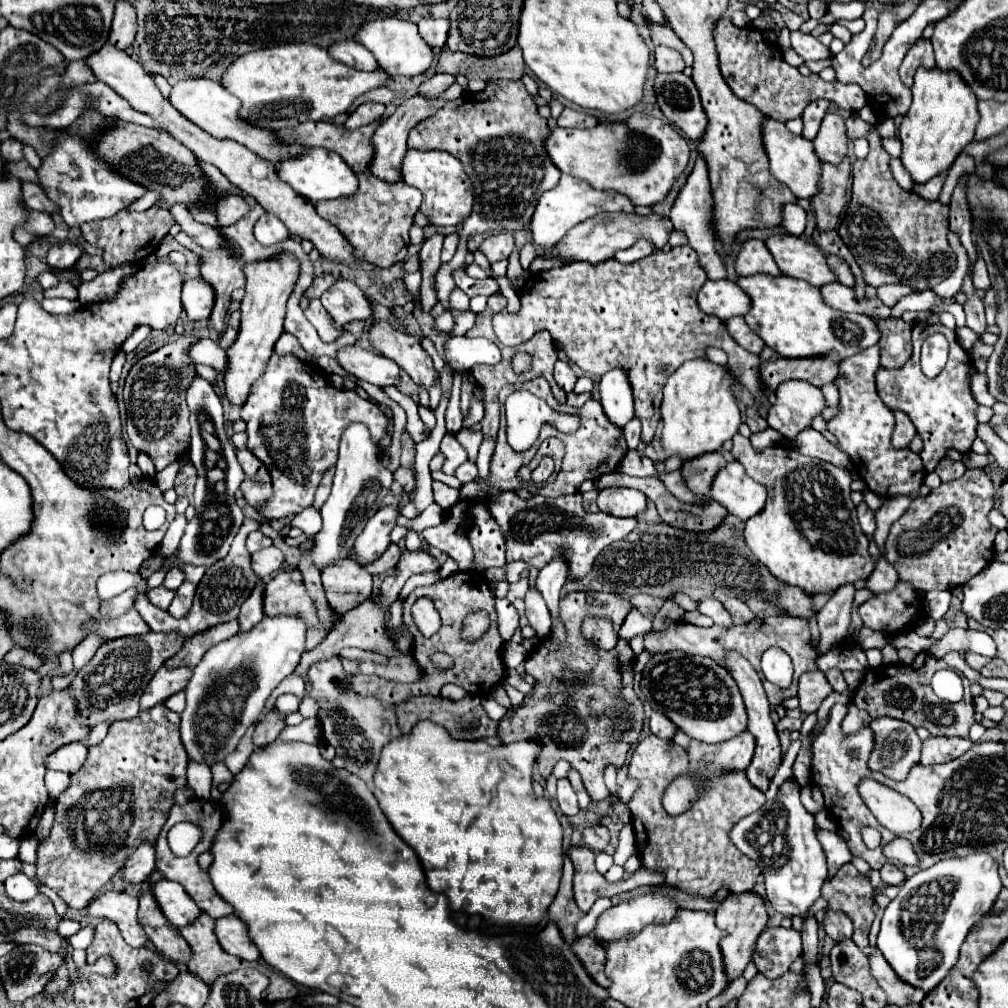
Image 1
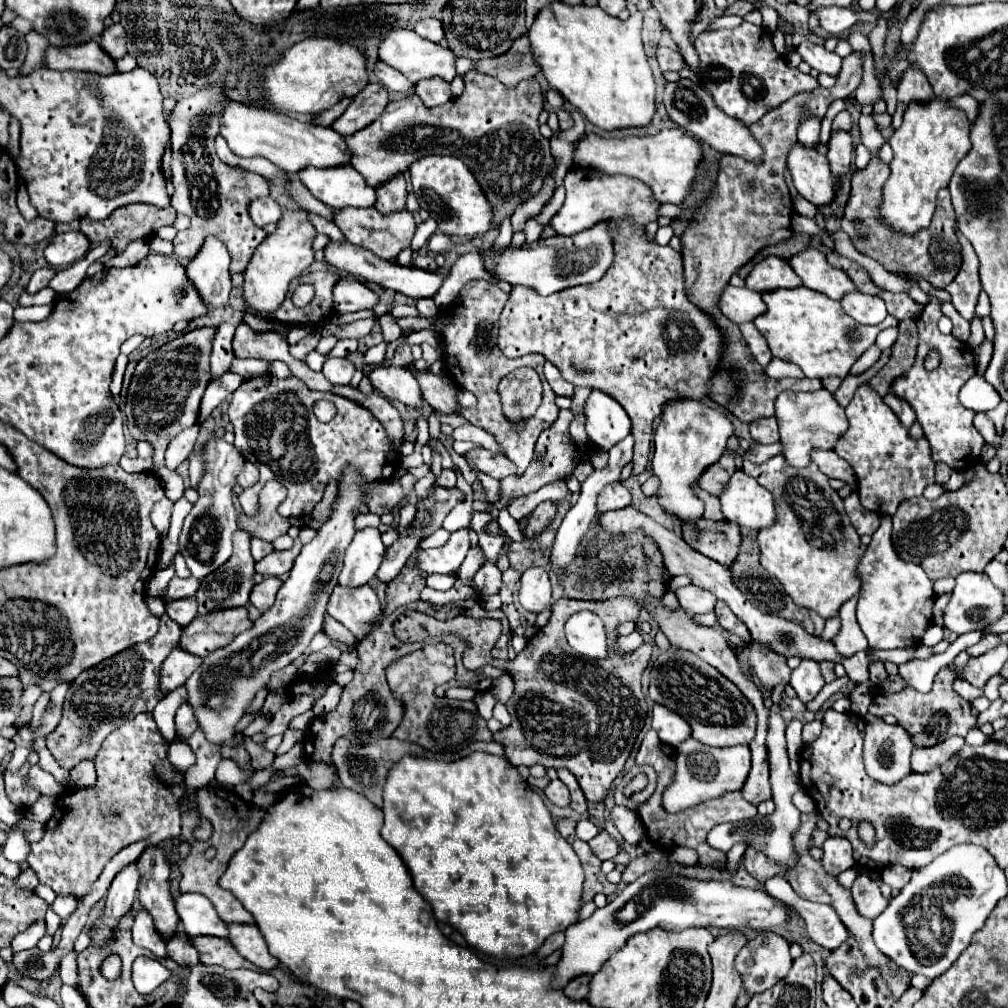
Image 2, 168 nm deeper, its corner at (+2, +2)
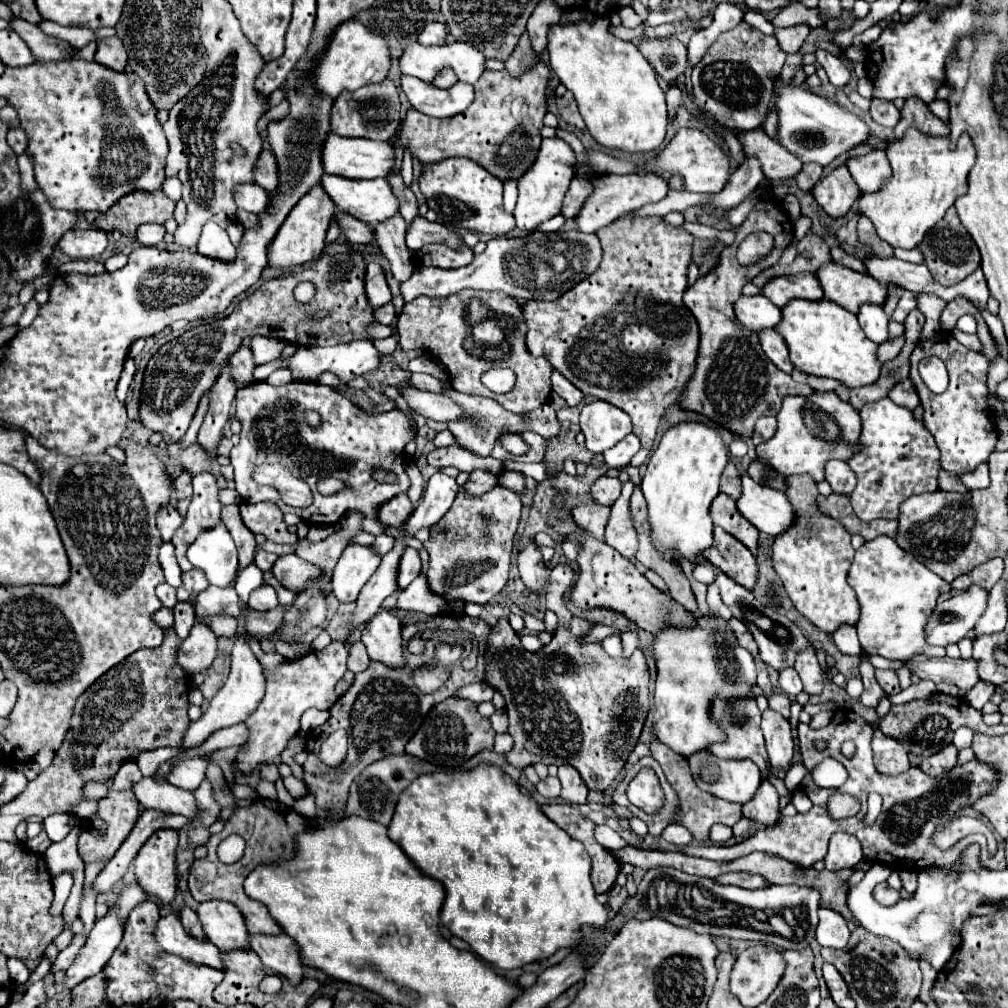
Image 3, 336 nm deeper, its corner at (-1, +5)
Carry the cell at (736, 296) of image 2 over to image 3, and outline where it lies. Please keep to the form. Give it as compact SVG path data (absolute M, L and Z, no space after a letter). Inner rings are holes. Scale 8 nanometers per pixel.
M742 295L734 303L734 313L736 313L736 319L746 329L752 329L752 331L772 329L782 319L780 309L764 295L752 295L752 297Z

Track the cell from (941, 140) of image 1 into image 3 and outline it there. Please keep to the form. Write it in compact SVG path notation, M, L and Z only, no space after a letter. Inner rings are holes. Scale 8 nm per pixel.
M910 133L906 141L888 141L886 145L888 161L892 167L890 179L878 189L878 193L864 193L860 197L860 213L864 213L876 227L876 233L880 235L882 241L890 243L892 247L902 247L902 249L914 249L926 235L928 229L932 229L948 211L948 207L954 205L954 201L966 193L966 177L968 171L974 165L976 151L972 141L962 133L958 139L954 151L950 149L950 137L922 137L922 133Z

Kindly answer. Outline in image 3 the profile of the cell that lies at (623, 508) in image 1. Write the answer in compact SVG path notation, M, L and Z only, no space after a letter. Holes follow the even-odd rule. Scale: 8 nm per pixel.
M602 475L602 477L598 477L596 483L592 485L590 493L592 493L592 497L594 497L600 505L610 507L610 505L614 505L614 501L620 497L620 487L622 487L620 479Z

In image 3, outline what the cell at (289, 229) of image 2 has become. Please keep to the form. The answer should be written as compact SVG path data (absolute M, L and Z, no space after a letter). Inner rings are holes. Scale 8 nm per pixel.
M320 185L310 189L310 193L306 193L292 207L286 221L278 229L276 237L272 239L272 243L266 251L268 253L268 267L290 269L290 267L296 267L296 265L310 263L310 261L318 259L324 251L324 237L326 237L326 231L328 231L328 225L330 225L334 213L336 213L336 207L330 201L330 197L324 193L324 189Z

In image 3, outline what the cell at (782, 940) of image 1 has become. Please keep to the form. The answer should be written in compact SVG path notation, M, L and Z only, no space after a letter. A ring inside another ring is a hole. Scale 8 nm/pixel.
M758 943L738 955L730 975L730 989L744 1007L756 1007L776 989L784 971L782 951Z

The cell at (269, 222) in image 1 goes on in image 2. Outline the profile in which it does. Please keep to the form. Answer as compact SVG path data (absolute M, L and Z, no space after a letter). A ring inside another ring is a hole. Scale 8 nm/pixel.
M271 196L251 200L247 206L247 212L249 212L251 220L255 222L255 226L259 226L259 228L265 224L271 224L271 222L277 222L281 218L281 208Z

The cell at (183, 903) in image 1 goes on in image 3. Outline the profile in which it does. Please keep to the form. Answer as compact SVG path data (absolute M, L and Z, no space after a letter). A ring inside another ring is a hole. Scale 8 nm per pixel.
M204 901L196 915L204 927L208 941L220 949L246 949L248 931L242 913L228 901Z

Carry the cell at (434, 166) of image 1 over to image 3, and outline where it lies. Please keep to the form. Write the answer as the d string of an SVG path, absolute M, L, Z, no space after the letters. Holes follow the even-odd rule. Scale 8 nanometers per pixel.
M448 157L438 163L424 163L418 183L428 207L436 211L438 221L448 229L506 235L516 227L514 217L502 207L502 181L466 157Z

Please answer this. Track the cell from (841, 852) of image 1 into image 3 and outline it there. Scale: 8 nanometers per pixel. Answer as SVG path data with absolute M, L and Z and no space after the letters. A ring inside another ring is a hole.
M834 833L834 837L830 837L828 855L824 861L828 871L854 869L854 865L862 861L860 841L856 837L850 837L848 833Z

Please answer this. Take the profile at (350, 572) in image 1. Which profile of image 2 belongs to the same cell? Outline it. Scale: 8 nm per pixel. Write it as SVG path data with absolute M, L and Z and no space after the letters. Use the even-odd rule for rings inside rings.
M371 586L363 588L335 588L327 612L341 622L349 632L353 632L355 638L363 640L371 626L379 620L381 616L381 604L377 594L373 592Z

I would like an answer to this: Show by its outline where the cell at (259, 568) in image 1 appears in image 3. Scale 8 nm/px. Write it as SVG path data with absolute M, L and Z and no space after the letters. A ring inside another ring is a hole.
M290 553L290 555L282 555L276 559L272 573L284 587L298 591L298 589L304 589L312 577L318 577L320 569L300 559L296 553Z

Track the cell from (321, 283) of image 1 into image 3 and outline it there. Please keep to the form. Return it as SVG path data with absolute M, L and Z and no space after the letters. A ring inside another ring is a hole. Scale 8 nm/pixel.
M346 243L326 245L322 257L318 259L318 269L312 267L282 273L242 299L226 319L190 329L180 337L180 341L162 345L144 371L140 423L160 435L166 435L170 443L176 443L188 429L200 397L210 391L222 365L238 349L244 337L264 333L268 337L298 345L338 345L354 339L368 339L364 327L374 319L372 307L368 305L362 289L364 271L366 265L362 255L352 251ZM300 281L312 281L318 287L318 295L308 305L300 305L292 297L292 291ZM322 311L326 313L324 321L314 321L312 315Z

